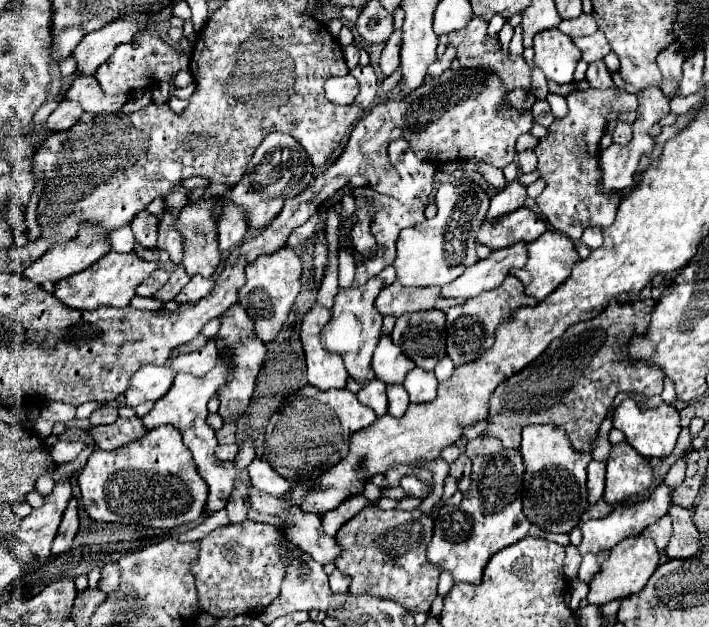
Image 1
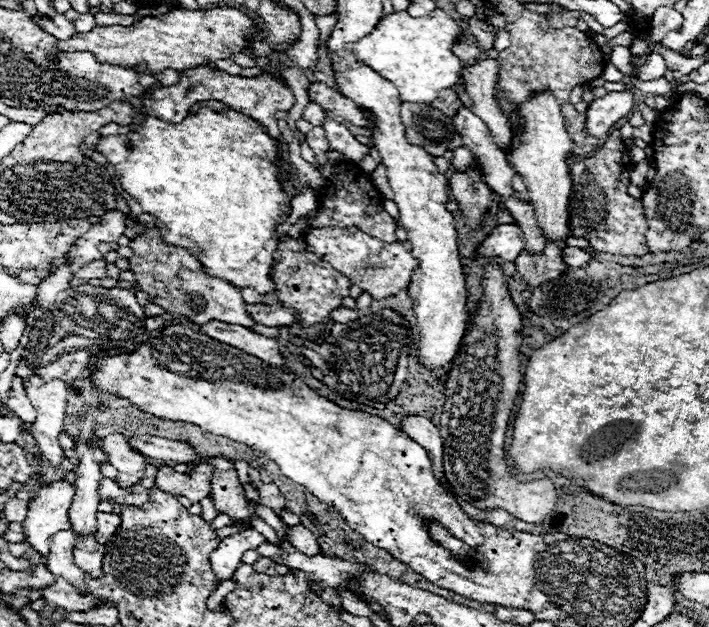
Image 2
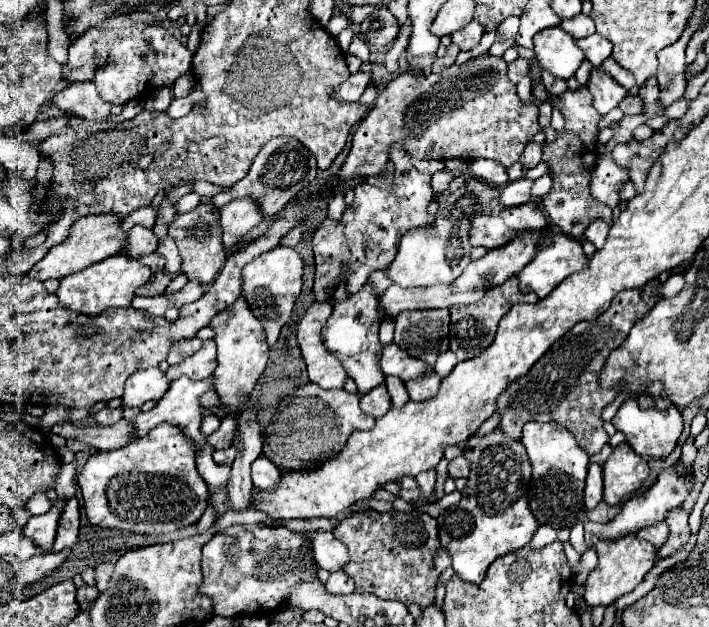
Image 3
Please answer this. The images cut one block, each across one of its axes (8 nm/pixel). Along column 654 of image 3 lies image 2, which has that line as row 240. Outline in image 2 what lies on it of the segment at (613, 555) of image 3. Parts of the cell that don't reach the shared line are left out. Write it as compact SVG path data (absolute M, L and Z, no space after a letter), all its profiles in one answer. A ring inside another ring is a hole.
M538 94L524 106L520 106L520 116L524 118L524 134L514 138L516 150L508 154L508 160L516 174L526 182L530 194L530 204L536 210L536 220L546 232L548 242L562 242L570 236L568 228L568 200L572 192L572 176L566 164L566 154L572 150L572 140L564 130L564 116L552 94Z

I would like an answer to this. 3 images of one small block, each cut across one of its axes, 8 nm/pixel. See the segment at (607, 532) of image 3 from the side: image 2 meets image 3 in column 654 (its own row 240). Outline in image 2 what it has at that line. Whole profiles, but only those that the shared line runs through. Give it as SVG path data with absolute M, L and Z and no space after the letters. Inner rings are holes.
M502 224L492 228L492 232L480 242L474 252L474 260L480 258L500 258L506 262L514 262L516 256L524 248L524 234L516 224Z

